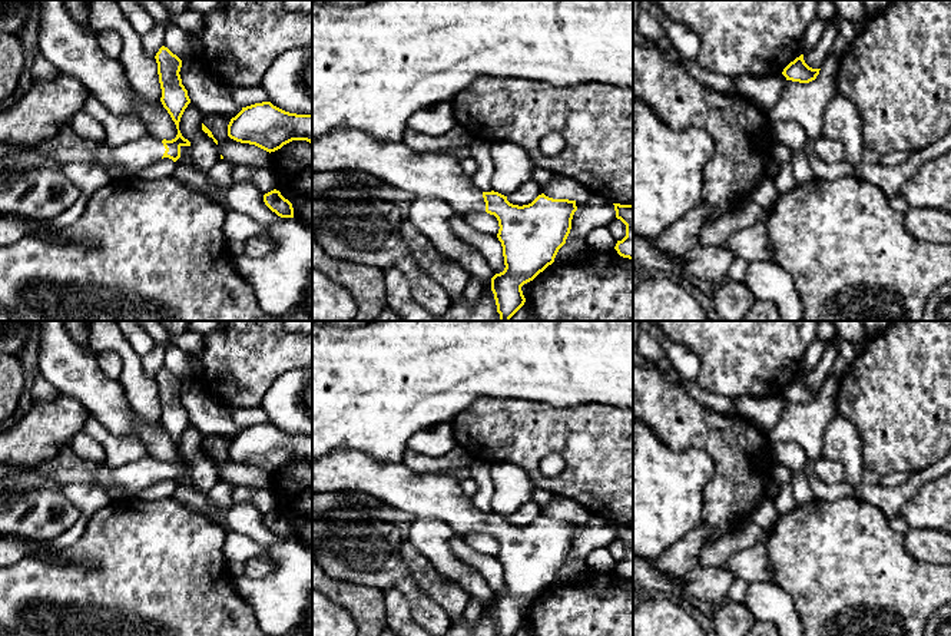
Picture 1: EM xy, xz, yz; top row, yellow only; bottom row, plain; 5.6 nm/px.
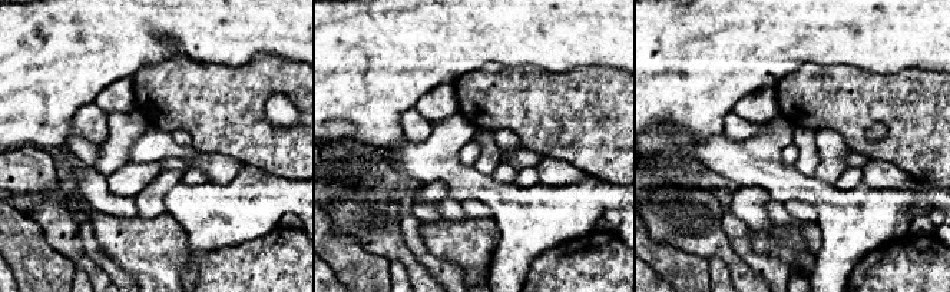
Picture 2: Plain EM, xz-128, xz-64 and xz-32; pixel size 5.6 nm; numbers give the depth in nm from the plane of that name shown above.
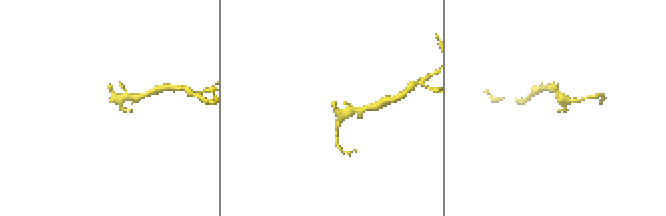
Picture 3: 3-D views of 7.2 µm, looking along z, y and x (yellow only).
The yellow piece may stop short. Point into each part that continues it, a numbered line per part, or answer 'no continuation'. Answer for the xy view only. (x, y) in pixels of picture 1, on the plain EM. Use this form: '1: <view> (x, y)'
1: xy (132, 477)

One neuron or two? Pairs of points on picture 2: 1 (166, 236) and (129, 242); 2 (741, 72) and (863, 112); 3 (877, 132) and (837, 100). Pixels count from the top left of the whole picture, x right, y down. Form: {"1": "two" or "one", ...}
{"1": "one", "2": "two", "3": "two"}

